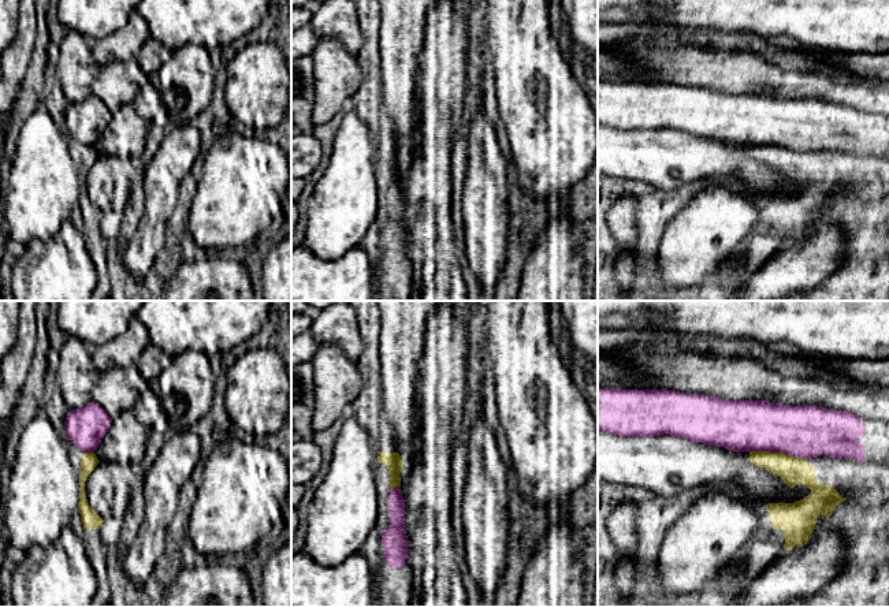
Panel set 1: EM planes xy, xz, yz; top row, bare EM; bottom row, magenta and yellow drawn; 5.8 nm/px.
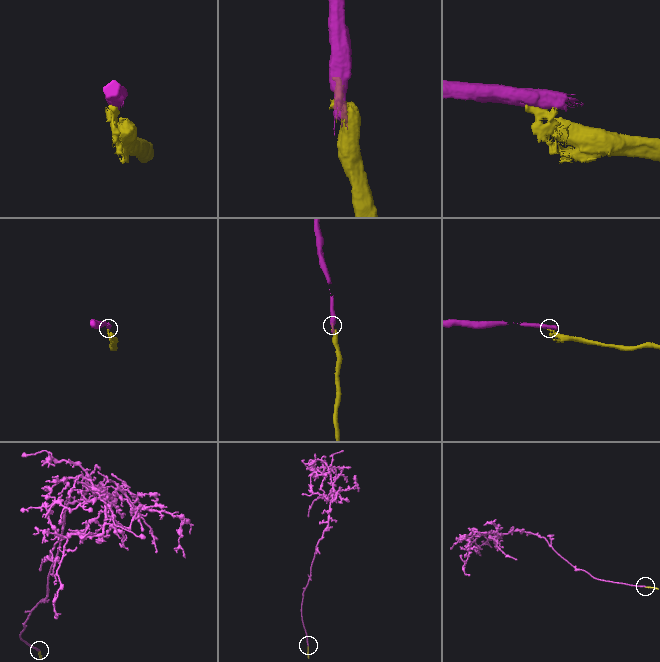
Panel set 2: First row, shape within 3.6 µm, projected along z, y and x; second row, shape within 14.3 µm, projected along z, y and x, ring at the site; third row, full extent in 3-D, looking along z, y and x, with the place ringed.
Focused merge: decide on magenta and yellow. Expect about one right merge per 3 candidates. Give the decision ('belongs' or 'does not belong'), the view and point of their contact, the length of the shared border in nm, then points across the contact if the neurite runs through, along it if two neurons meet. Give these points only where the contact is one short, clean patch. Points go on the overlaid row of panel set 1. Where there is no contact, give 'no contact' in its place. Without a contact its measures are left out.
does not belong; contact yz (778, 451); length 340 nm; border yz (750, 450), (784, 451), (807, 458)

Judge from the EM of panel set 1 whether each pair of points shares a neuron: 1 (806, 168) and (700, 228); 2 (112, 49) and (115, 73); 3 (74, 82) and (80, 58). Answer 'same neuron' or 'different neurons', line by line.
1: different neurons
2: different neurons
3: same neuron

